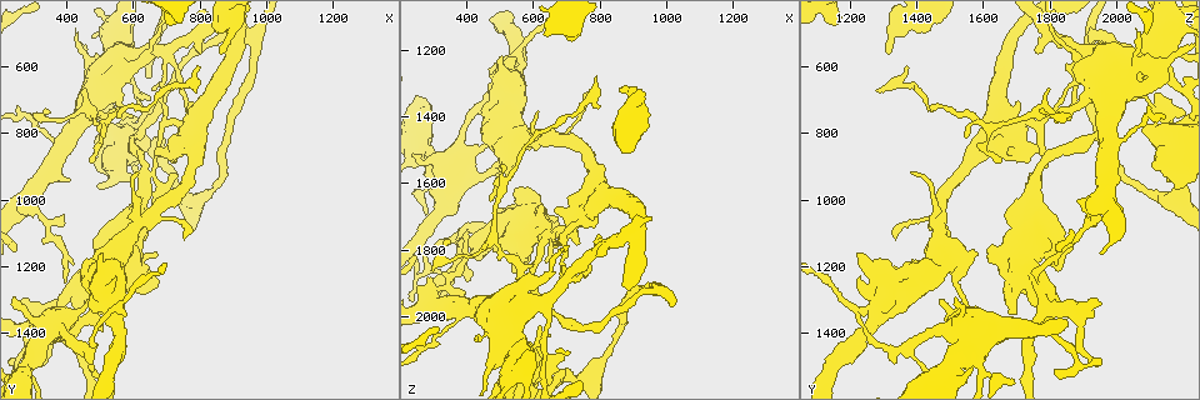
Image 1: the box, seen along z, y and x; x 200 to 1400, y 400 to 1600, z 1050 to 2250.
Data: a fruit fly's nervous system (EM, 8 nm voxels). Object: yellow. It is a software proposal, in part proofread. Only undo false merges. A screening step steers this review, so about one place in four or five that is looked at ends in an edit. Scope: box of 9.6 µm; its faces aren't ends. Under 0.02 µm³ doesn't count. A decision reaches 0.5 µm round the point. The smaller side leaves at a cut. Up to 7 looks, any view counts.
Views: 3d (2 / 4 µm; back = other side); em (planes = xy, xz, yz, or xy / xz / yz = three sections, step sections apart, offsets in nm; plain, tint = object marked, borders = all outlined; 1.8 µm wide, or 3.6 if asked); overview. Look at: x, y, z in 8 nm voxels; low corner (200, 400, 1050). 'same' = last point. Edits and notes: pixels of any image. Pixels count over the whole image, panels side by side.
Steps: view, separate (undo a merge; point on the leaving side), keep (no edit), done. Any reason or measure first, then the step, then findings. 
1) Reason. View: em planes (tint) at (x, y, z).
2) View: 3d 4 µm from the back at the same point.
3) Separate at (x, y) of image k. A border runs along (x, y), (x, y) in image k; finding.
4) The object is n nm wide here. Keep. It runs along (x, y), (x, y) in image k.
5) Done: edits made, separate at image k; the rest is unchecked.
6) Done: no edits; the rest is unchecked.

Sudden change in width. View: 3d 4 µm at (560, 1140, 1460).

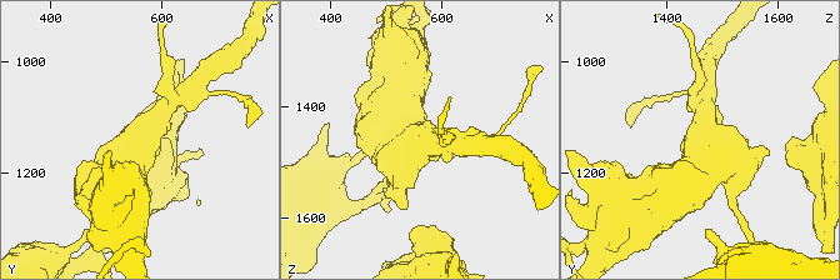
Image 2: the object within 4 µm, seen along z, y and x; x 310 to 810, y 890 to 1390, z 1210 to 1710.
Shape alone is not enough. View: em 3.6 µm planes (tint) at (560, 1140, 1470).

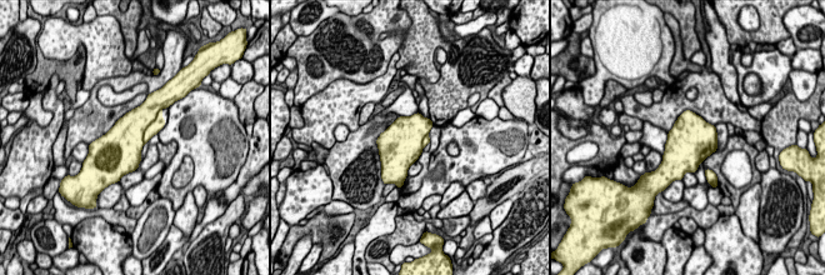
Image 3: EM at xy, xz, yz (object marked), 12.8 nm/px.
Separate at (129, 130) of image 3. A border runs along (159, 110), (145, 130), (144, 143) in image 3; two neurons meet here.

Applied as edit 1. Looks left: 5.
Thick turns thin. View: 3d 4 µm at (600, 1080, 1750).

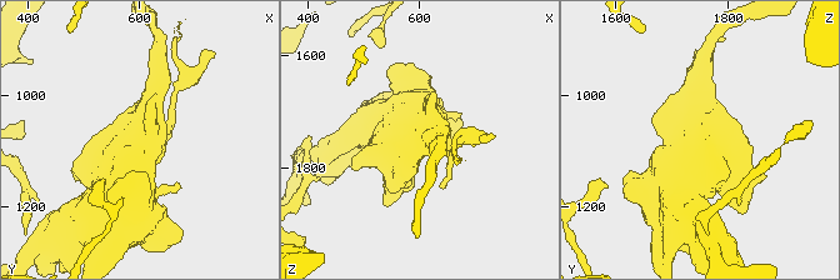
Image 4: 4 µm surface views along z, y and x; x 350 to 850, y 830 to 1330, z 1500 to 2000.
Now the EM. View: em planes (tint) at (600, 1070, 1745).

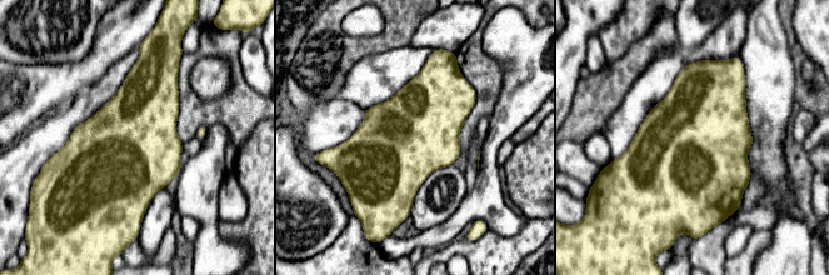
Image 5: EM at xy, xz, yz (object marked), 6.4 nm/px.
Keep. Continuous, no second neuron.

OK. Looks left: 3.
Done: edits made, separate at image 3; the rest is unchecked.

